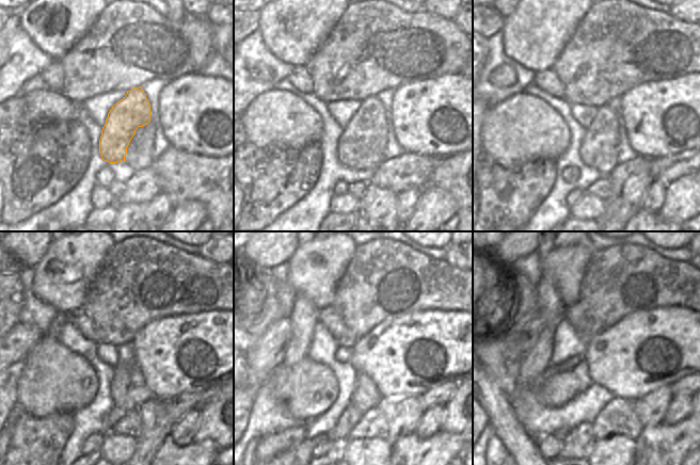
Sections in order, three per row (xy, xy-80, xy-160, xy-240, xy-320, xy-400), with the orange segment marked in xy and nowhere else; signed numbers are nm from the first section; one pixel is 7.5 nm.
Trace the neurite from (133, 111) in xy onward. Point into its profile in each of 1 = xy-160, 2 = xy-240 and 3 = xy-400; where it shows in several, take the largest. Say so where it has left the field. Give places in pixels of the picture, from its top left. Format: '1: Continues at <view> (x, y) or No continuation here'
1: Continues at xy-160 (599, 149)
2: Continues at xy-240 (120, 386)
3: Continues at xy-400 (522, 447).

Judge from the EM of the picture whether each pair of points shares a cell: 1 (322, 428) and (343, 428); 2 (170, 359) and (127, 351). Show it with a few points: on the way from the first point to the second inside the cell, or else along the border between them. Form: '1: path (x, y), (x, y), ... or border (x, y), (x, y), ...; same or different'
1: border (346, 407), (336, 423), (327, 433), (307, 437); different
2: border (129, 342), (136, 363); different

